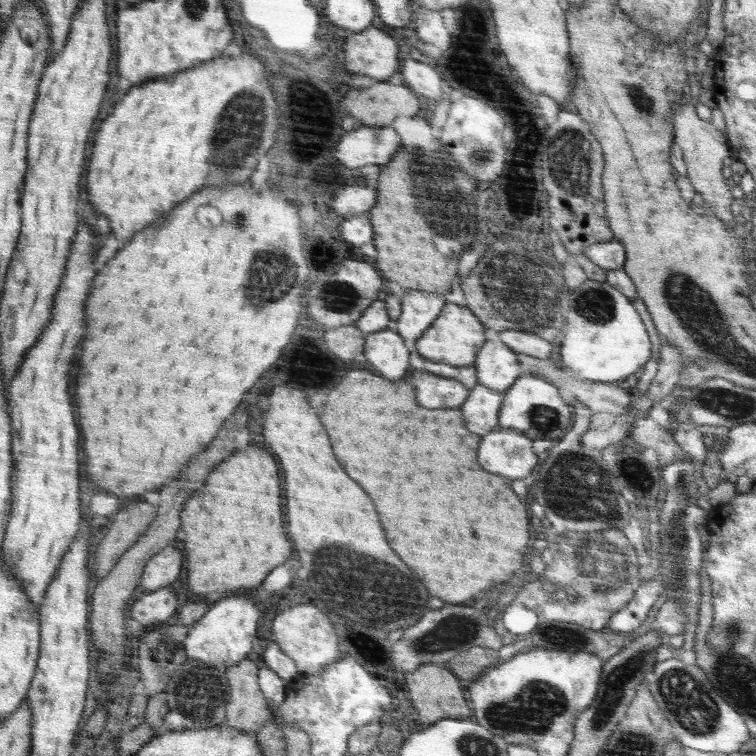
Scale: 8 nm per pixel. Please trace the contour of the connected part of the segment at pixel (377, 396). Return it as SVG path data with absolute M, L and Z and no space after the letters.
M368 370L348 372L328 394L322 412L318 412L326 422L326 430L330 430L330 438L334 438L334 450L338 450L342 466L378 502L382 522L390 530L390 546L402 554L402 562L410 562L418 570L418 578L434 590L434 596L456 605L466 604L474 594L510 579L522 566L522 556L530 544L526 508L510 490L506 478L484 472L476 464L480 436L464 428L465 417L460 412L459 407L426 410L416 404L414 386L390 382Z

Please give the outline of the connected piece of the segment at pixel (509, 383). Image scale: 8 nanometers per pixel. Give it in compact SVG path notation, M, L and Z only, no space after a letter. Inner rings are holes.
M486 341L473 362L478 384L490 390L505 392L512 389L523 375L518 355L502 341Z

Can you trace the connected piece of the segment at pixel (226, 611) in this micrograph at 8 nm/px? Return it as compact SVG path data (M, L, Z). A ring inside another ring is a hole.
M251 592L246 596L235 594L219 601L213 602L212 606L202 615L202 618L190 626L182 646L187 658L201 660L204 664L234 666L244 661L246 654L252 650L256 632L258 632L258 620L262 618L262 610L256 608L254 597L259 592Z

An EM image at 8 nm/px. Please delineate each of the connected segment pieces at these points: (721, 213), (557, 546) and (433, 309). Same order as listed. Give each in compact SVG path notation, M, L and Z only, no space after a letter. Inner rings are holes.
M687 97L684 98L683 105L675 112L674 130L677 139L675 143L681 148L687 166L686 176L696 192L703 196L708 215L717 216L727 224L727 227L734 228L737 219L732 216L729 207L733 200L731 182L721 173L722 168L727 165L732 156L725 133L718 130L711 122L700 119L696 113L696 107L691 103L691 98Z
M634 518L630 519L624 529L606 529L591 533L563 532L540 554L545 564L543 574L524 585L513 600L513 604L526 605L526 608L537 614L540 623L553 620L573 622L600 631L601 628L608 626L610 618L613 618L618 610L624 609L633 600L637 589L641 588L642 578L639 574L642 574L642 558L638 558L637 555L648 553L645 544L646 538L643 538L640 524Z
M400 289L402 292L402 310L393 327L402 338L418 340L431 328L441 316L446 303L446 296L421 290Z

